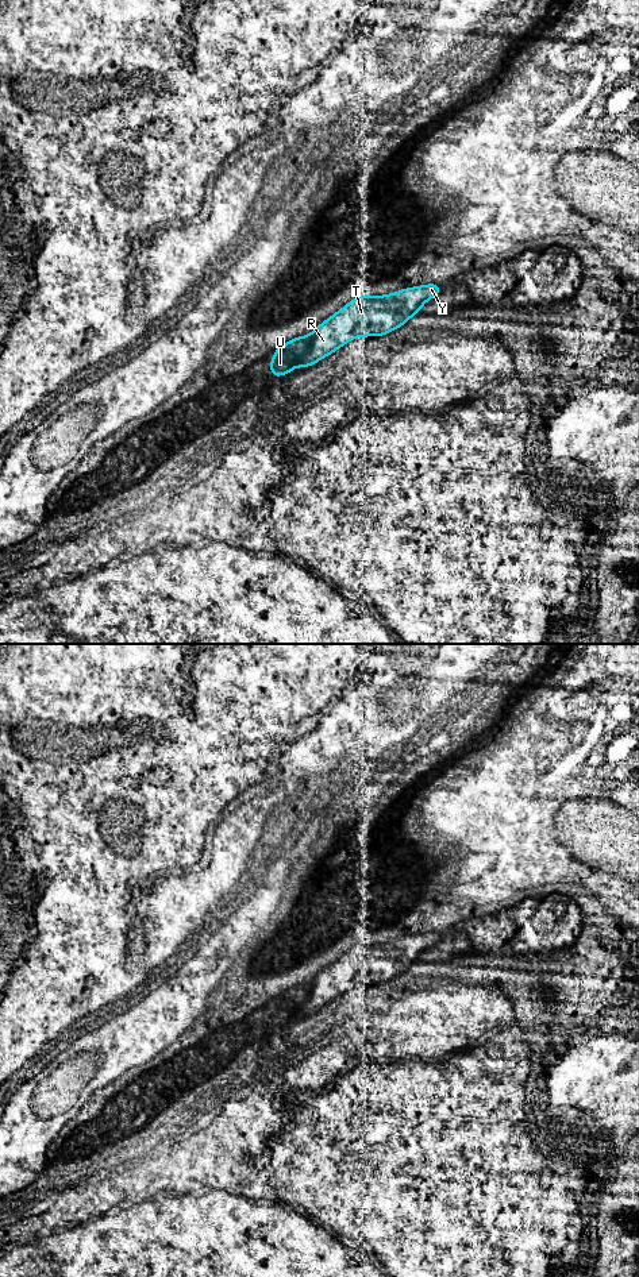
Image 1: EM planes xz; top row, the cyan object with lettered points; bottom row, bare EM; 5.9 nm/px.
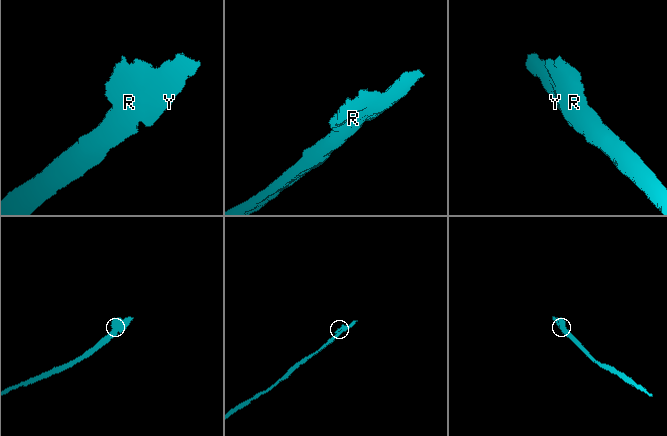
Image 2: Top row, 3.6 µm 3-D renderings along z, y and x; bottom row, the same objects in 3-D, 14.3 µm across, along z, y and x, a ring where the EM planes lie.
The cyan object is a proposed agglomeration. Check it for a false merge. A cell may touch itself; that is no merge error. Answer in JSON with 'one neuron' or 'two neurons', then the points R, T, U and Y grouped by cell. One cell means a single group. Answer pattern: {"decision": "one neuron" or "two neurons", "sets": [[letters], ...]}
{"decision": "two neurons", "sets": [["R", "T", "Y"], ["U"]]}

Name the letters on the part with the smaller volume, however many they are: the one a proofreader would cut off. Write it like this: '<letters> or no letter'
U

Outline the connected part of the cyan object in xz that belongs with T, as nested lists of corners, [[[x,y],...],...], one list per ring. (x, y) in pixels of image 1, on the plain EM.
[[[428,931],[405,935],[397,941],[384,944],[357,944],[331,965],[319,972],[312,980],[312,988],[297,1015],[311,1015],[323,1006],[335,1000],[354,985],[382,984],[404,973],[421,954],[440,941],[442,933]]]

